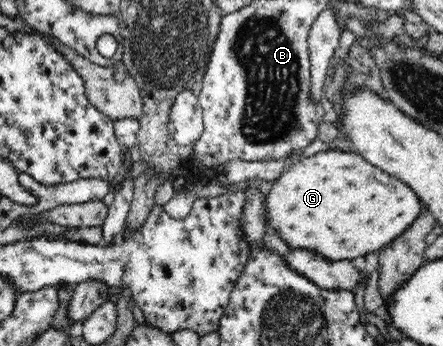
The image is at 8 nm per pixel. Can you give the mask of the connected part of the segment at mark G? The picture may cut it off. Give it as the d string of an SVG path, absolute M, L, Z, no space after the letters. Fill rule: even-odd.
M324 150L321 153L311 156L311 158L303 158L300 161L292 162L286 172L281 174L281 177L268 185L265 191L265 221L269 229L273 230L288 246L289 250L301 249L313 251L330 261L353 260L357 256L366 256L370 252L376 254L389 243L394 242L413 222L415 218L421 214L423 210L423 202L415 195L415 191L407 186L407 183L399 181L397 178L386 174L383 170L372 166L362 155L357 152L331 151Z

